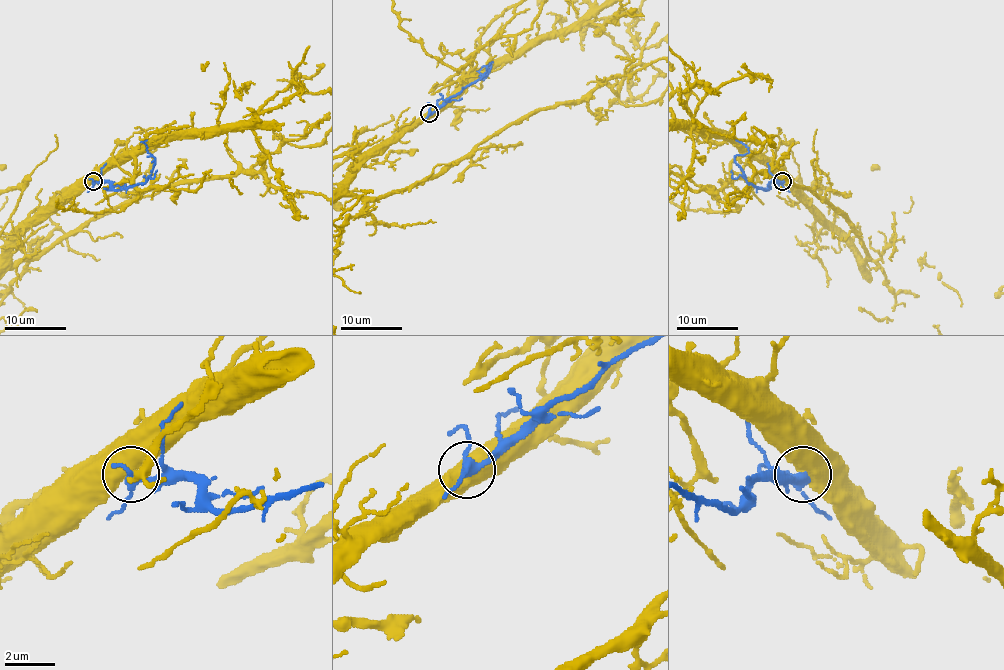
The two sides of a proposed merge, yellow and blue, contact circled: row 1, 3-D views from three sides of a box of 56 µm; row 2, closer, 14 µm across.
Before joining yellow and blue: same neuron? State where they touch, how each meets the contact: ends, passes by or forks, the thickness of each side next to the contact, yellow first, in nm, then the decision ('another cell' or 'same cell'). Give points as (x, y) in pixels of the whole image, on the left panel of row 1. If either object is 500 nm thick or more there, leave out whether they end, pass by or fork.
(93, 181) | 800/240 nm | another cell

